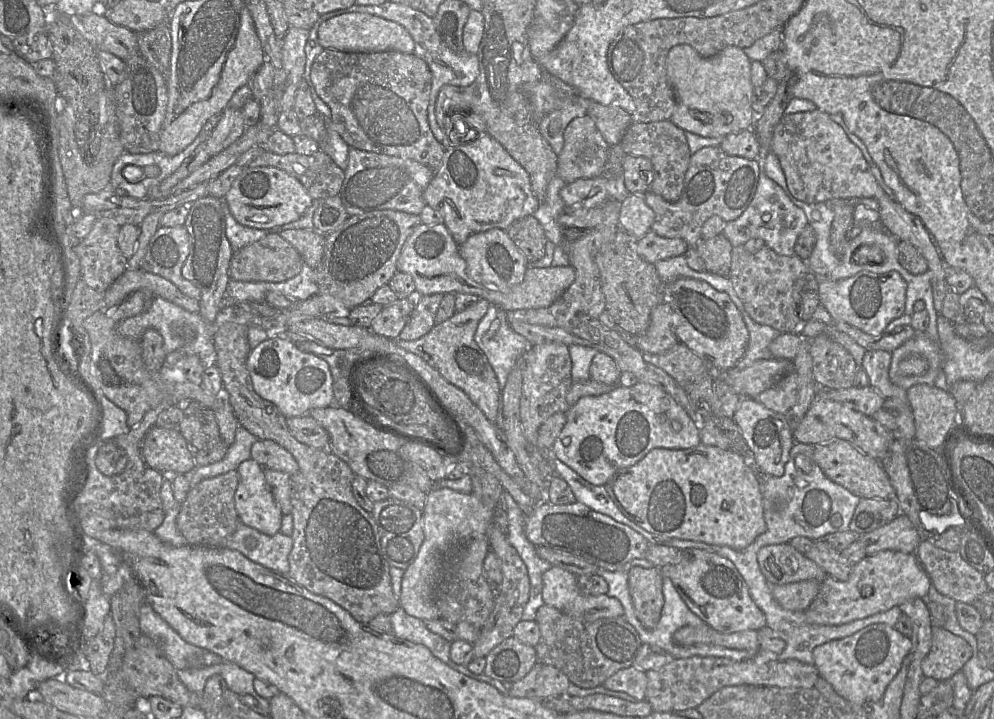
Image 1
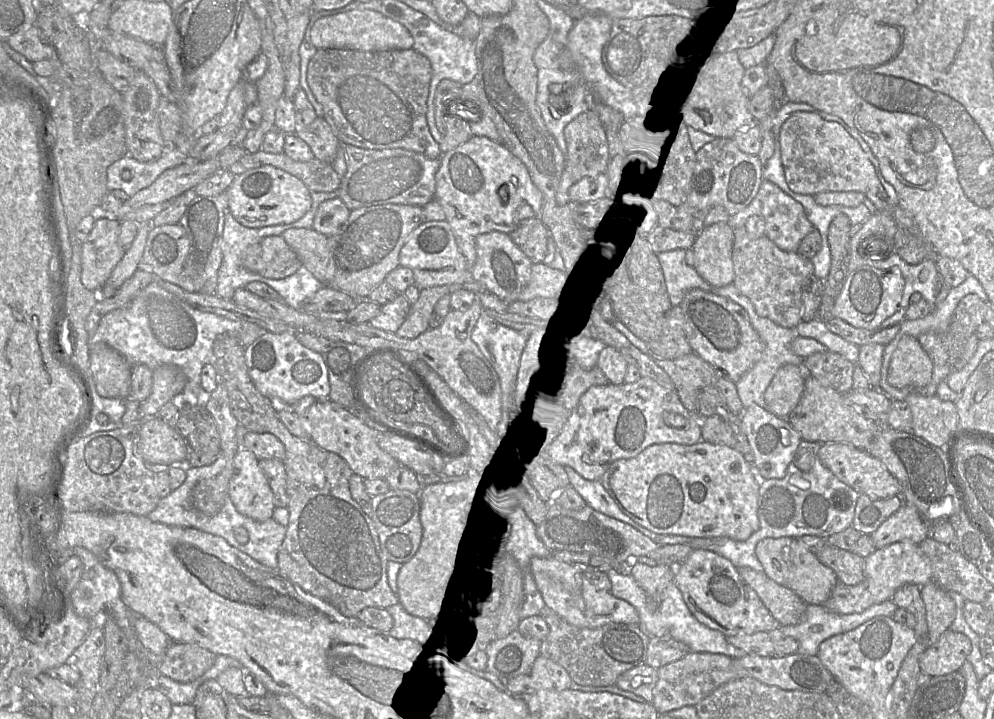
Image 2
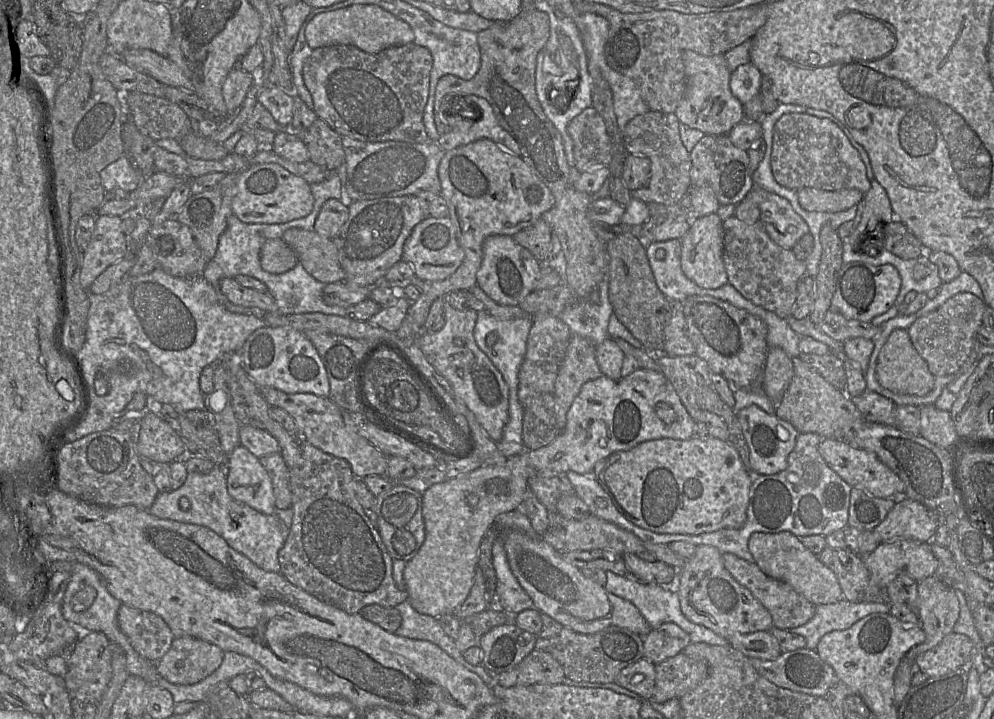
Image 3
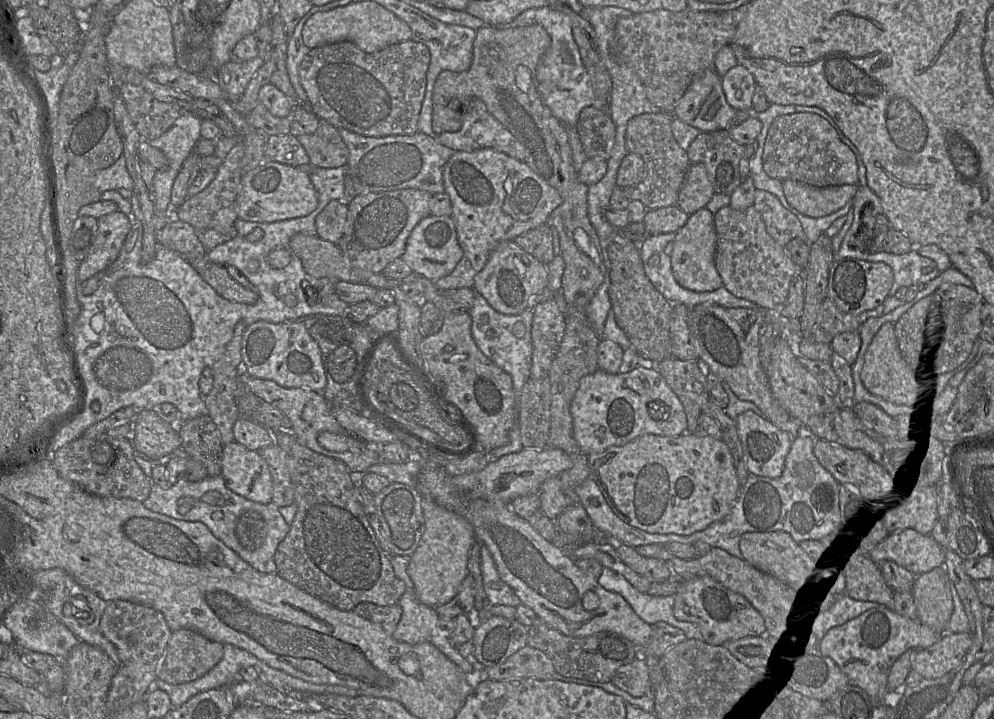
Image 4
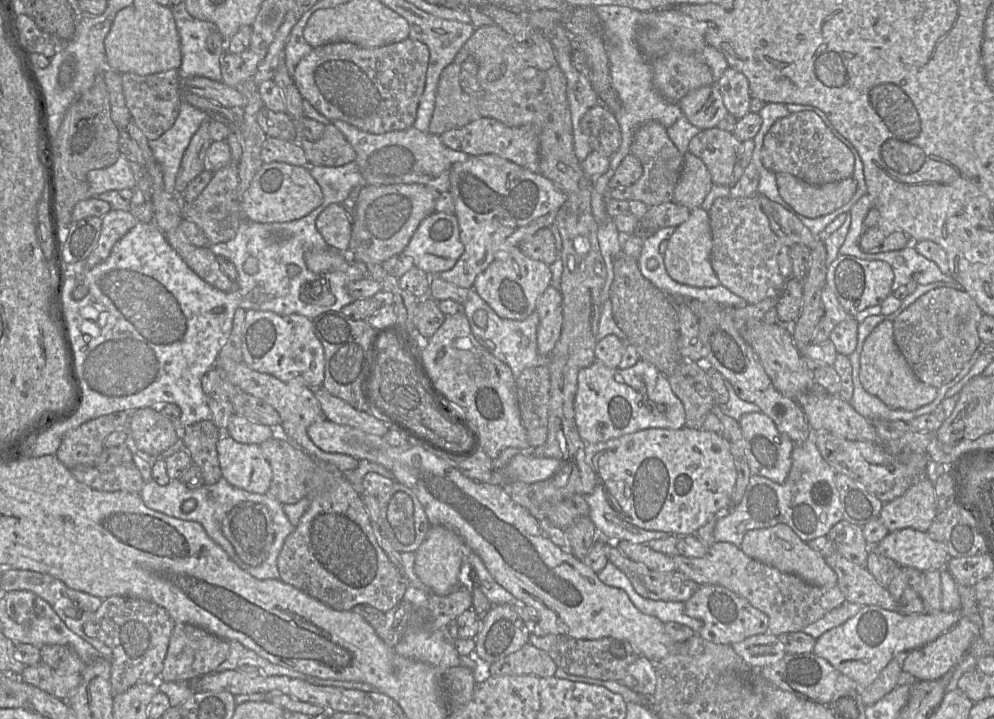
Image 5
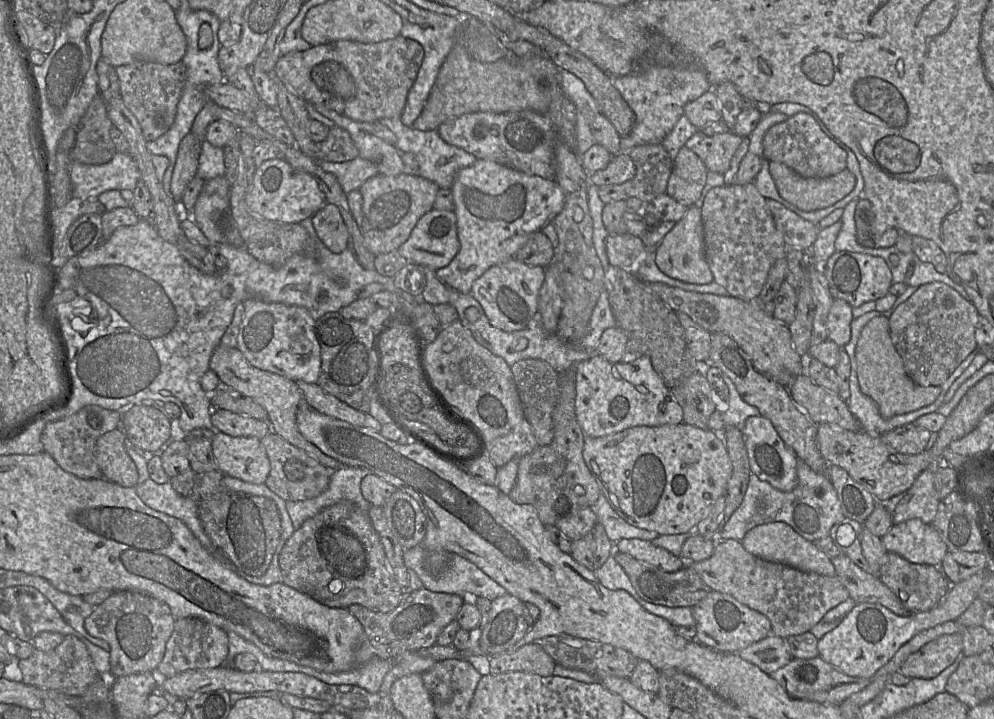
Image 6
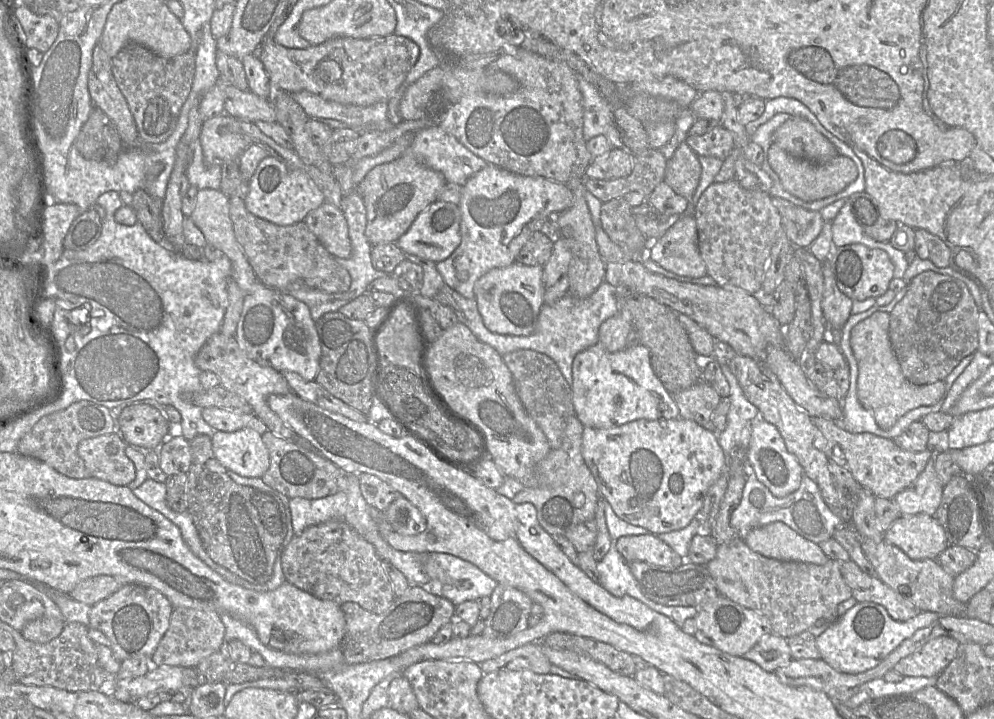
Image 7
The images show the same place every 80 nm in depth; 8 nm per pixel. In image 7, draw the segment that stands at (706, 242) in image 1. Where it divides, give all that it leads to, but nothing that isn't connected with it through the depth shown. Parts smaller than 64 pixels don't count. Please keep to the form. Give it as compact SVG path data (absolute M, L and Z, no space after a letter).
M681 215L677 222L661 237L655 239L651 244L649 244L650 241L651 240L648 240L647 242L647 246L649 247L650 251L650 258L664 269L679 276L686 276L691 278L700 278L707 275L707 267L700 255L698 247L698 231L694 215Z

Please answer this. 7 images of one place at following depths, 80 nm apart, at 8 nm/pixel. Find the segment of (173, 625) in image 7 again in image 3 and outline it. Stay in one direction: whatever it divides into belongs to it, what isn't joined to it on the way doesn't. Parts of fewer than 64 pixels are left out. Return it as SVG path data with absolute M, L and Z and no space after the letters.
M175 637L167 653L156 663L160 677L177 685L196 684L212 674L222 663L224 652L218 646L193 637Z

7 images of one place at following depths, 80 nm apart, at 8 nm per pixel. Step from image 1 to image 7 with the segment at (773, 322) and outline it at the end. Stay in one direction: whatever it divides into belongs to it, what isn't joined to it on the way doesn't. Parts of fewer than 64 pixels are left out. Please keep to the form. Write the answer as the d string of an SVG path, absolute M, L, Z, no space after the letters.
M736 179L721 183L714 182L707 187L697 202L694 217L698 231L698 247L707 267L707 275L712 277L718 286L733 286L750 294L762 292L771 248L782 228L781 216L772 204L770 194L747 190Z

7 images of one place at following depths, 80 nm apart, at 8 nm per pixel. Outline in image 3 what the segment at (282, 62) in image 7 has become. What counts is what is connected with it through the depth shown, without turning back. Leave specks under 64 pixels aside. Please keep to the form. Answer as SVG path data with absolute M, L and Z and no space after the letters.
M409 43L368 54L352 45L331 45L313 50L303 66L303 78L318 118L341 136L363 142L401 141L426 143L430 140L423 123L429 94L432 56L426 47Z

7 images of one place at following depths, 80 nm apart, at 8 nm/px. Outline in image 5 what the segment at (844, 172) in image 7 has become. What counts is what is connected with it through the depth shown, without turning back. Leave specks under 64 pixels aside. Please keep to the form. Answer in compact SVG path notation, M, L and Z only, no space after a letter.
M776 173L781 198L799 214L818 218L846 204L856 192L853 177L822 185L811 185L789 173Z

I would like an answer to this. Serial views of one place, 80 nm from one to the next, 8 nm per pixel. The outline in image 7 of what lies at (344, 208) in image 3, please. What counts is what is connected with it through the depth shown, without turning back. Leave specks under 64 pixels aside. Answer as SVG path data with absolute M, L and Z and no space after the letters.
M324 202L311 211L304 221L331 255L335 258L350 258L352 245L349 228L341 208Z

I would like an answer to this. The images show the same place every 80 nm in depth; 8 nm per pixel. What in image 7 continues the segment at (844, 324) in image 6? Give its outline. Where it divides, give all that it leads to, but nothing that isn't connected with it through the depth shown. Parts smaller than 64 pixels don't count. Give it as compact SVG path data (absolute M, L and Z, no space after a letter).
M828 259L822 262L824 290L822 311L828 328L842 329L851 315L853 300L843 294L833 278Z

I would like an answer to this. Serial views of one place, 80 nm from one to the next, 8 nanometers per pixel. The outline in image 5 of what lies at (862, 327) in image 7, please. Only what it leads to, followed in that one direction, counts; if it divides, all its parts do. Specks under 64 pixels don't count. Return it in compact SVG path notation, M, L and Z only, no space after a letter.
M893 321L880 322L866 338L860 354L860 382L866 392L877 396L887 406L907 411L931 403L938 389L924 384L914 374L894 340Z

